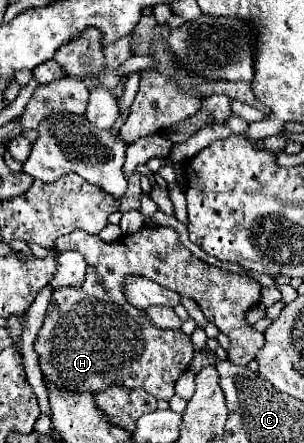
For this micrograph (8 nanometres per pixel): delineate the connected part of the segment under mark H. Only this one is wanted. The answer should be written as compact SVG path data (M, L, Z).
M168 226L140 228L136 234L124 236L110 244L102 242L98 236L86 234L82 230L74 230L70 234L60 236L54 242L54 250L56 252L76 250L86 258L86 264L88 264L86 280L80 286L64 286L64 288L54 290L50 306L46 310L44 324L34 342L34 352L38 354L38 364L40 364L40 370L46 382L54 384L60 390L94 394L108 386L124 386L128 390L142 388L148 394L152 394L156 400L170 400L174 396L174 382L188 370L190 360L194 356L194 344L190 342L190 336L186 336L182 330L156 328L144 310L136 310L136 306L126 302L124 280L128 276L152 278L160 286L182 294L181 297L196 300L204 316L208 316L208 320L216 324L218 330L230 338L228 356L232 364L246 366L250 360L256 358L256 352L264 346L264 334L252 330L252 326L244 322L246 310L260 302L260 290L262 290L260 284L248 276L240 276L236 272L228 272L228 270L222 270L222 268L216 268L212 264L198 260L180 242L178 232L174 228L168 228Z

